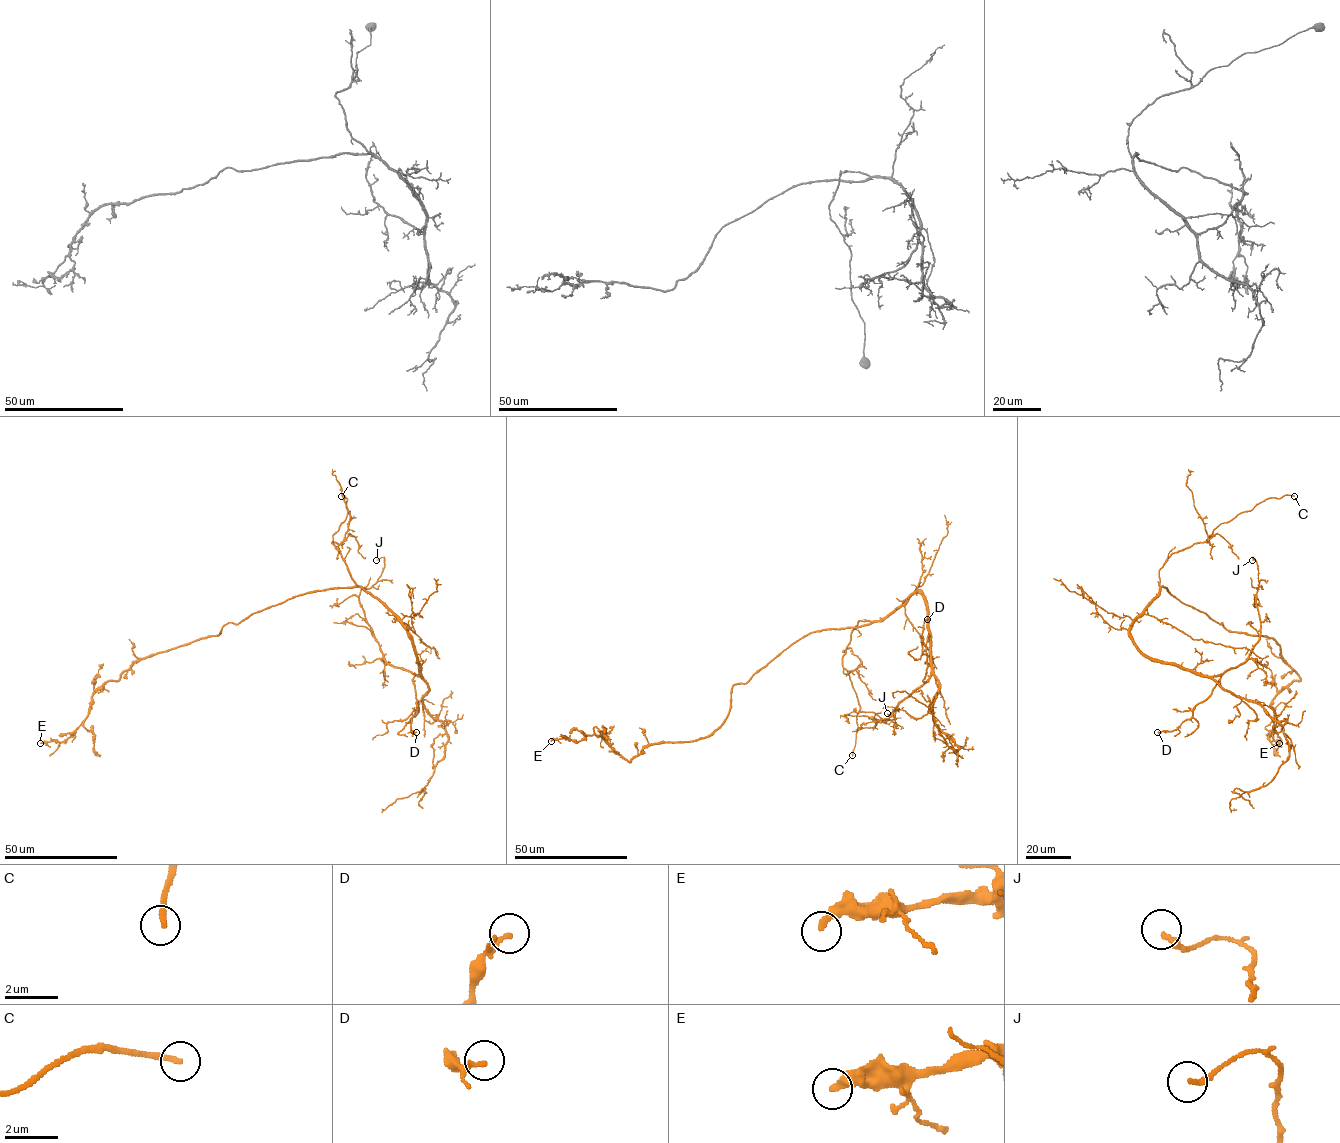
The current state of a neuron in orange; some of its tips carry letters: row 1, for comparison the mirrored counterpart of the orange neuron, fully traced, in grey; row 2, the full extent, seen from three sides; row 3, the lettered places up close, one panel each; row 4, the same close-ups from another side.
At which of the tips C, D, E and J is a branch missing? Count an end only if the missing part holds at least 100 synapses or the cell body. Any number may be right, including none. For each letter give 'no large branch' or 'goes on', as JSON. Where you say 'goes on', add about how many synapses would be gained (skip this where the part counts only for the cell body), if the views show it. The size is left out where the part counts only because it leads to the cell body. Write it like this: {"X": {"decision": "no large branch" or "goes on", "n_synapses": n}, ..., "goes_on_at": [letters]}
{"C": {"decision": "goes on"}, "D": {"decision": "no large branch"}, "E": {"decision": "no large branch"}, "J": {"decision": "no large branch"}, "goes_on_at": ["C"]}

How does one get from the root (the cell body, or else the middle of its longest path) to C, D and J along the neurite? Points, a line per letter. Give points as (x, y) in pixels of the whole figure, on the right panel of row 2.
C: (1165, 588), (1159, 585), (1159, 570), (1171, 554), (1204, 543), (1221, 523), (1250, 511), (1266, 499), (1294, 496)
D: (1165, 588), (1132, 625), (1134, 644), (1151, 657), (1220, 679), (1189, 719), (1175, 729), (1157, 732)
J: (1165, 588), (1132, 625), (1134, 644), (1151, 657), (1217, 676), (1240, 665), (1260, 636), (1258, 568), (1252, 560)

